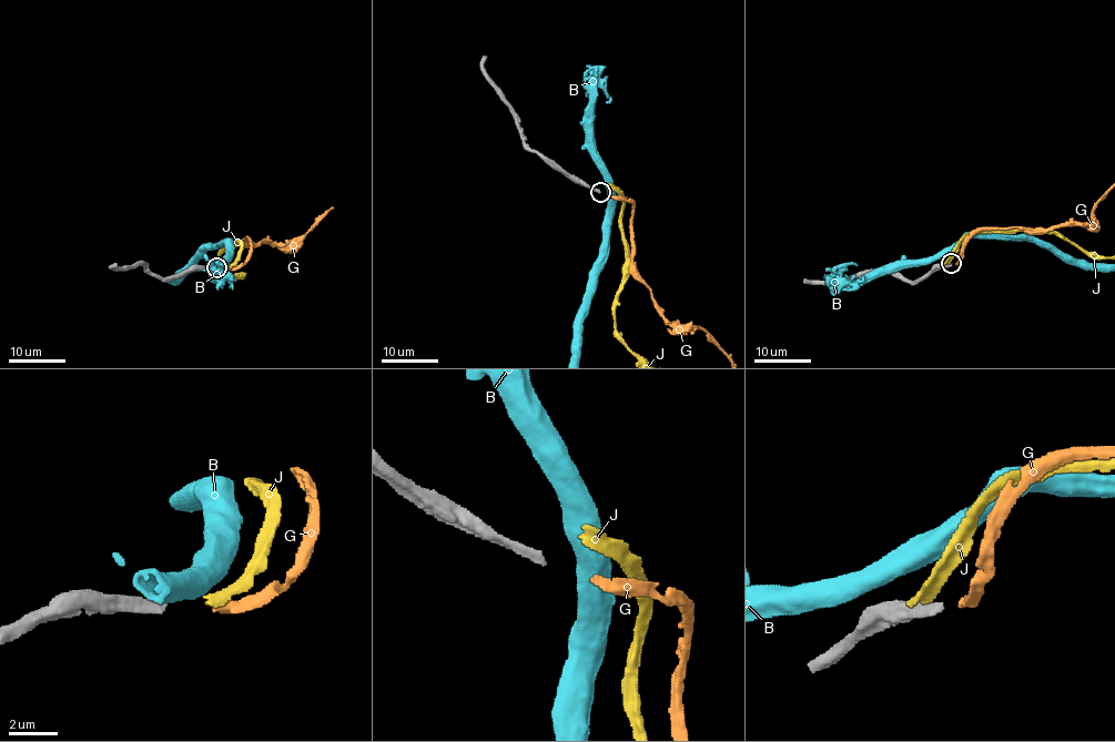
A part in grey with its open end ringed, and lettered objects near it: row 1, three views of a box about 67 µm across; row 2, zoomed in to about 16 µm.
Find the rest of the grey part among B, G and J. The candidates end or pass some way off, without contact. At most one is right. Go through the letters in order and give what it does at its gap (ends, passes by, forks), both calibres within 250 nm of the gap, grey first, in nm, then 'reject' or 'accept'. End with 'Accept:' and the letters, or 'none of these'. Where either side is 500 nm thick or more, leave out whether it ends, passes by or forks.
B: 320/700 nm | reject
G: it ends | 320/360 nm | accept
J: it ends | 320/440 nm | reject
Accept: G

